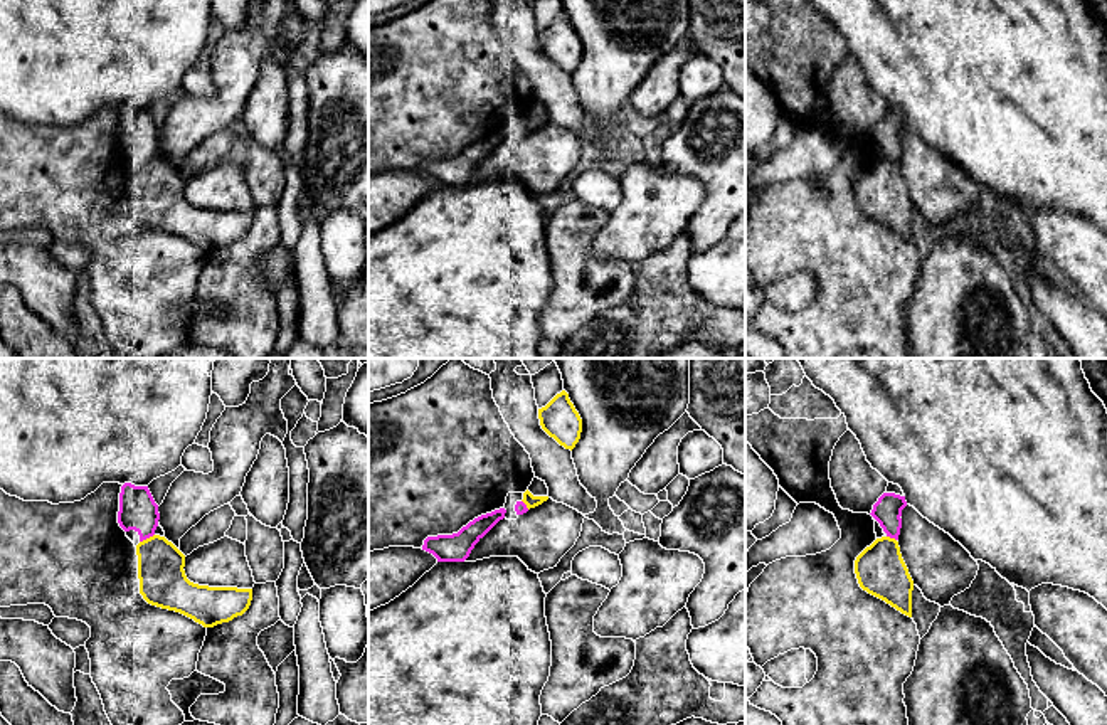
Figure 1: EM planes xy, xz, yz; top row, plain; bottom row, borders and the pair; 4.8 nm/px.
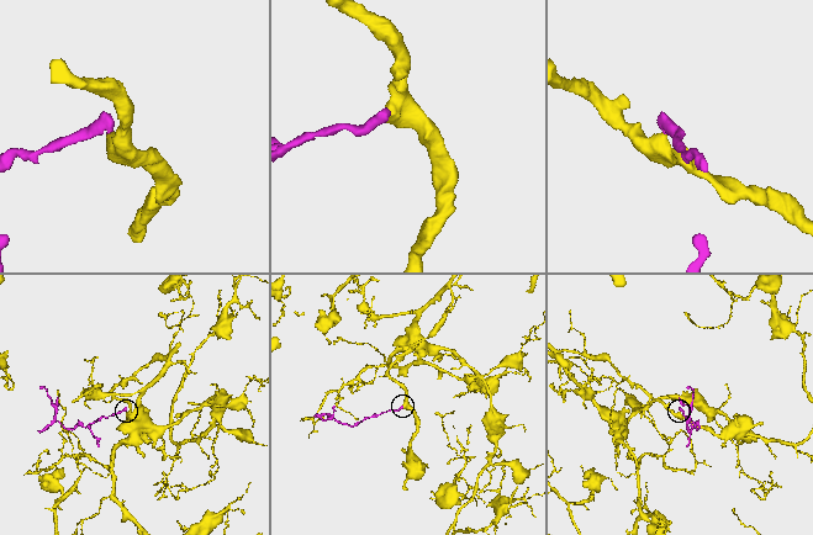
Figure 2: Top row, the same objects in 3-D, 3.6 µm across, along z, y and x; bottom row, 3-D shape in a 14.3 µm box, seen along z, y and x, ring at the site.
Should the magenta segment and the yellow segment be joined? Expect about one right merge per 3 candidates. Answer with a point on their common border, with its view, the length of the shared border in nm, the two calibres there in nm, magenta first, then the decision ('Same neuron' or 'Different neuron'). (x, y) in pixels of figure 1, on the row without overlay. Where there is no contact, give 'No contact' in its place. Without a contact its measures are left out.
Touches magenta at xy (147, 160). Shared border 80 nm. Thickness 180 nm (magenta) against 220 nm. Different neuron

